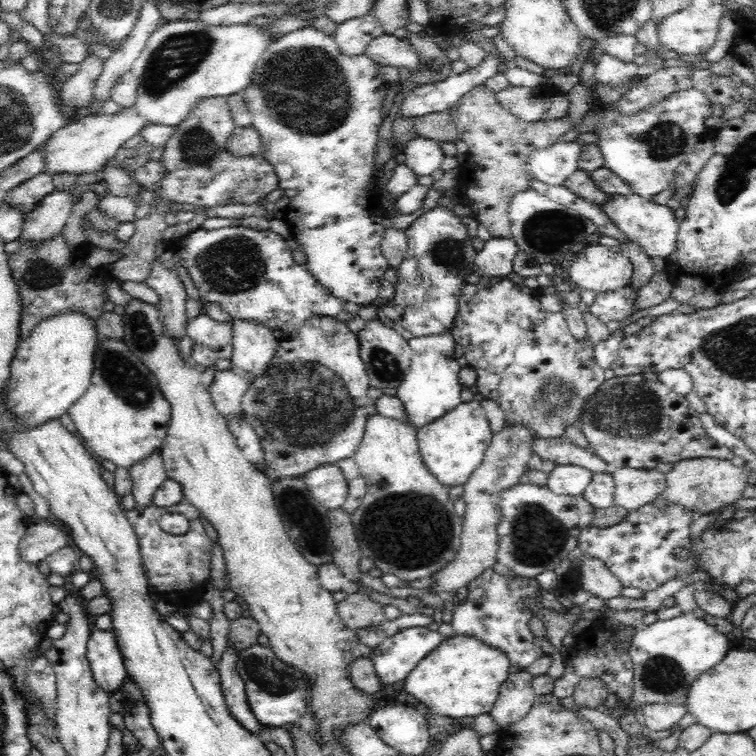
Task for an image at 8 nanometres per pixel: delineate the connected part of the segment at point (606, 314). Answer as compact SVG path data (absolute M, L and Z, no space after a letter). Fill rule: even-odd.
M629 285L620 290L600 292L596 295L593 304L589 306L589 312L604 323L610 320L622 321L634 312L637 294L638 292Z

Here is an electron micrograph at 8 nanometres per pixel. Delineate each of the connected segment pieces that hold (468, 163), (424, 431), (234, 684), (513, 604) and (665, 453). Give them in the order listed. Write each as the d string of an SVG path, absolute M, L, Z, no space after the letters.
M484 84L475 86L473 90L462 96L462 99L449 113L452 115L456 125L458 138L468 145L463 165L466 176L459 184L462 189L462 202L471 207L474 218L489 230L493 238L511 238L508 216L509 204L517 192L529 189L532 180L528 169L529 156L535 150L552 146L552 144L559 141L562 134L572 130L574 126L567 114L556 120L540 120L536 122L520 120L502 107L501 102L496 99L496 94Z
M462 401L450 412L417 430L418 447L428 472L444 487L464 485L482 464L492 441L491 415L480 401Z
M228 645L217 665L220 681L222 681L222 693L224 693L226 707L228 707L231 716L238 720L246 730L259 736L259 728L262 724L250 709L250 704L248 704L246 698L244 679L240 677L240 673L235 669L238 652L238 649Z
M493 569L486 570L469 584L465 601L457 604L452 614L451 626L458 635L475 636L488 646L499 648L509 658L510 664L525 670L537 658L544 655L539 638L529 629L528 621L533 614L528 612L525 600L534 597L540 601L540 584L534 577L502 576Z
M640 373L633 374L632 376L614 376L613 378L604 380L604 384L600 384L600 388L596 388L596 392L586 400L584 404L584 412L582 412L582 418L580 418L580 430L588 440L590 447L593 452L600 456L600 459L606 462L606 465L611 466L612 469L620 468L640 468L640 469L651 469L656 467L660 463L676 463L680 460L689 459L702 459L702 458L714 458L721 460L731 460L735 458L732 450L728 449L726 446L720 445L714 437L710 437L710 434L702 426L701 420L699 419L699 414L696 412L684 395L674 392L670 387L666 386L660 379L659 373Z

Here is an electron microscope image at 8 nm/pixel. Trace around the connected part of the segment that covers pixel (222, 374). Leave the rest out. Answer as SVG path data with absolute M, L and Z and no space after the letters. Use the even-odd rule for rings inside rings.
M231 369L216 370L209 391L212 402L221 414L234 418L242 410L241 400L248 387L248 379L233 373Z

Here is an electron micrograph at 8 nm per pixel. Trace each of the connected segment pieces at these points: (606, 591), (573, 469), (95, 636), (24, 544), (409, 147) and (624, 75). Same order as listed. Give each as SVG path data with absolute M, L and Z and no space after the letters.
M585 556L578 566L582 588L604 600L620 595L623 589L618 578L609 572L606 563L599 558Z
M557 465L549 474L546 487L554 495L579 496L588 487L593 473L575 465Z
M94 630L87 640L86 656L96 684L108 695L124 684L127 670L113 630Z
M49 520L30 523L19 544L19 553L24 562L38 564L60 548L71 544L71 538L58 524Z
M416 137L405 143L403 154L408 165L419 177L431 175L440 169L445 154L442 153L441 142L424 137Z
M602 53L595 65L594 76L594 80L602 84L610 84L614 88L626 88L630 79L637 76L637 69L633 63Z

